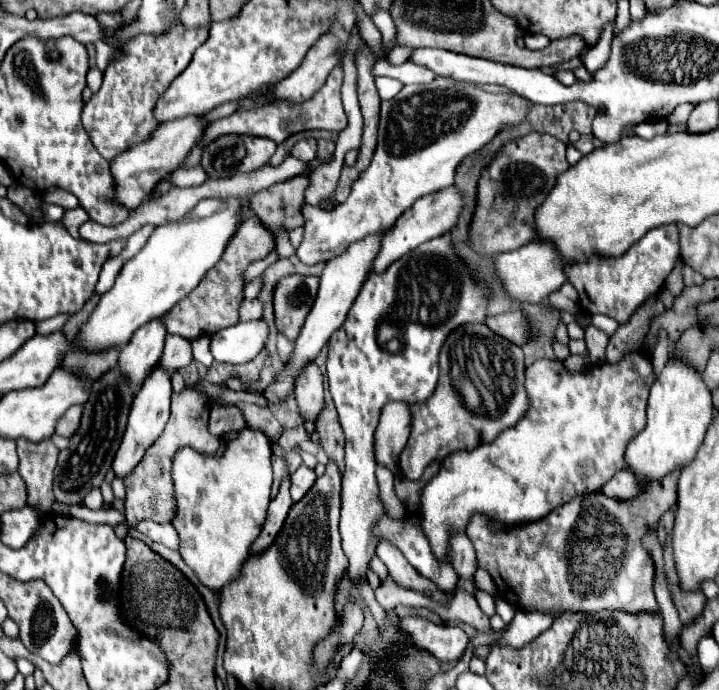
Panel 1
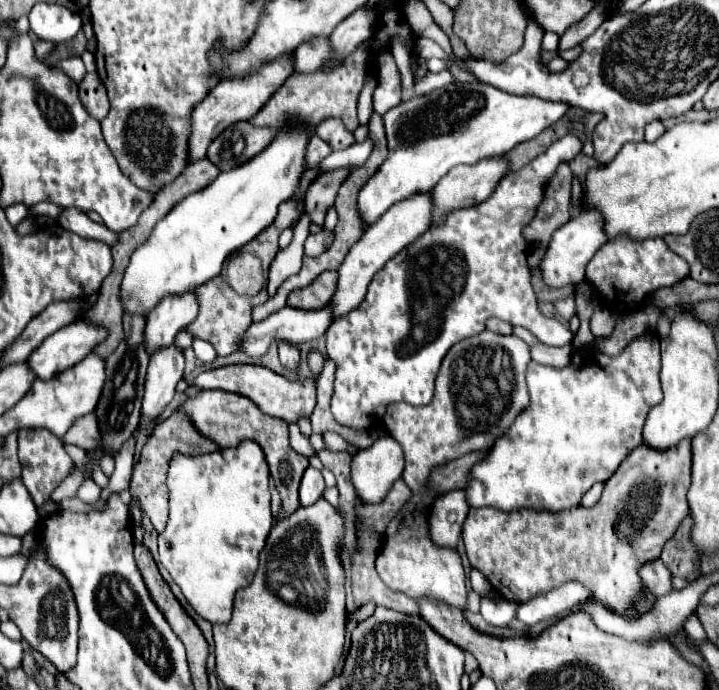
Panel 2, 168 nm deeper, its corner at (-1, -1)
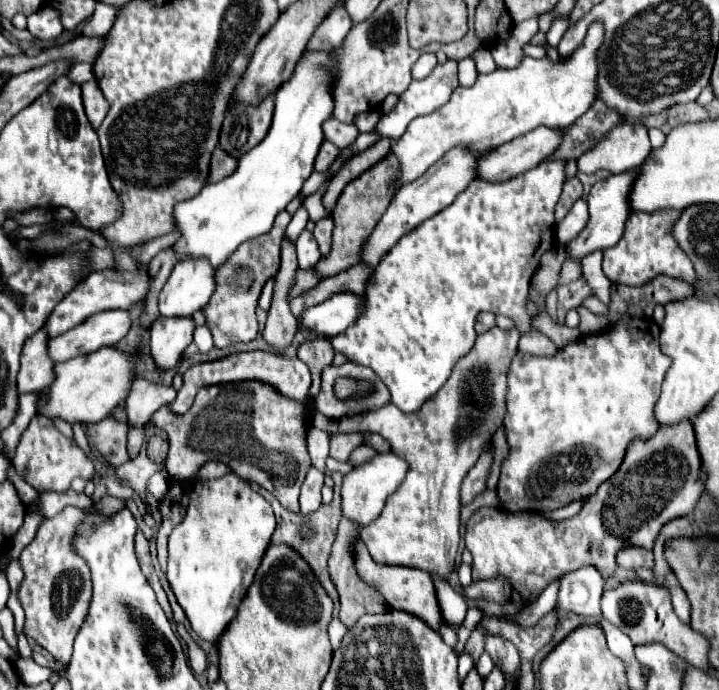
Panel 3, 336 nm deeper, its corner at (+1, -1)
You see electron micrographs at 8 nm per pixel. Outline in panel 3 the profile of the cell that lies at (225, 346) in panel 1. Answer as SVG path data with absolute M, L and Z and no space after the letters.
M354 293L334 295L328 301L306 309L300 317L300 325L320 335L334 337L336 333L344 333L348 325L356 323L356 315L360 315L360 301L364 301L364 297Z

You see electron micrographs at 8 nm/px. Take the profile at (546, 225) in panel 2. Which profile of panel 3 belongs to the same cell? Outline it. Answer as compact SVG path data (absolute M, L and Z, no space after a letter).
M576 177L568 179L566 185L564 185L564 191L562 191L562 197L560 197L558 205L556 205L556 223L560 223L560 221L564 219L564 215L570 211L570 207L572 207L580 197L582 197L582 183L580 183Z

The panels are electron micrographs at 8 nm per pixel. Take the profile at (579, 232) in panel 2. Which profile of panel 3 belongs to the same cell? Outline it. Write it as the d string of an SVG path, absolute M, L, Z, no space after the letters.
M624 171L624 173L618 173L618 175L610 175L608 179L598 181L592 187L592 191L586 199L588 209L590 209L590 221L588 221L586 229L566 245L568 257L582 259L584 255L588 255L596 249L604 251L604 249L616 245L616 241L620 241L620 237L624 235L624 225L626 225L626 221L632 213L632 207L628 205L628 197L630 197L630 189L632 189L636 177L638 177L638 171Z

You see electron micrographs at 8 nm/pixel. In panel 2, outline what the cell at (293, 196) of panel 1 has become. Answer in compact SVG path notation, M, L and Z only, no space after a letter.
M336 169L330 173L320 173L312 183L310 189L304 193L304 213L310 217L312 223L324 223L324 215L330 205L334 205L334 197L342 181L348 177L348 169Z

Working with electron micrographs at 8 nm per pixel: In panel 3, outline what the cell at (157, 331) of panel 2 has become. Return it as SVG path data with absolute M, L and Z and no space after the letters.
M180 261L158 297L164 317L188 317L204 307L214 293L216 269L208 261Z

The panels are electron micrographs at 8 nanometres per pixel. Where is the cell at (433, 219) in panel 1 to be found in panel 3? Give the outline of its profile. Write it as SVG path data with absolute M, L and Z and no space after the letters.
M536 127L534 131L522 135L522 137L516 137L496 149L492 149L492 153L488 153L488 157L480 159L478 163L478 177L480 179L486 179L486 181L506 181L506 179L512 179L528 169L534 169L536 165L540 165L540 161L548 159L550 155L554 155L560 147L560 141L562 141L562 135L564 135L564 129L548 129L548 127Z

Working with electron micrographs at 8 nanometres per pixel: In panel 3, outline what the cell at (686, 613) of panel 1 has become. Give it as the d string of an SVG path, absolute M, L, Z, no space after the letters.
M628 545L620 549L620 553L616 553L616 563L618 567L624 567L624 569L636 569L636 567L652 569L652 551Z

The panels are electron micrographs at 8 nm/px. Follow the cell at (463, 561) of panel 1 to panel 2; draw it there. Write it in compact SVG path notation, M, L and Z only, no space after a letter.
M450 491L438 497L430 509L430 537L434 545L456 549L466 515L468 505L462 491Z

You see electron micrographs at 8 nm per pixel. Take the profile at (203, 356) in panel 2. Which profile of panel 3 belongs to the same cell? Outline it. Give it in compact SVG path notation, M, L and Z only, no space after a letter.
M204 325L200 329L194 331L194 343L198 345L200 351L208 351L214 343L212 343L212 335L210 335L210 329Z

